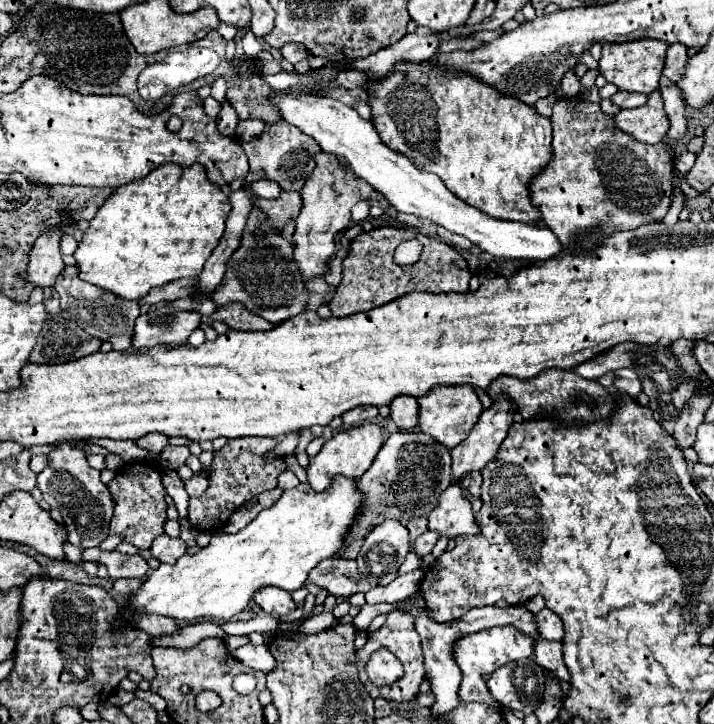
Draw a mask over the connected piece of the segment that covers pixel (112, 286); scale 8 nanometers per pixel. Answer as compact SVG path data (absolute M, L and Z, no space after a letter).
M174 163L160 165L144 179L132 181L116 189L98 209L96 217L90 221L88 231L84 233L74 253L78 277L126 301L138 301L158 285L166 285L182 277L196 277L202 271L214 247L218 245L224 233L228 213L228 197L208 181L202 165L192 165L186 169Z

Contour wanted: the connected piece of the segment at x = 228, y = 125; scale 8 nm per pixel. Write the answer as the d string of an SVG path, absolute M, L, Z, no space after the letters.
M224 99L224 107L218 113L220 115L220 127L224 127L224 135L232 135L236 133L236 125L238 125L238 117L236 111L232 109L232 105L228 103L228 99Z

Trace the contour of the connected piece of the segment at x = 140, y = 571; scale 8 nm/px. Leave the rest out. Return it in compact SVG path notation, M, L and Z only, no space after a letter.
M86 549L84 561L100 561L108 567L110 579L122 579L122 577L136 577L144 579L150 571L146 559L140 555L122 555L118 551L104 551L104 549Z

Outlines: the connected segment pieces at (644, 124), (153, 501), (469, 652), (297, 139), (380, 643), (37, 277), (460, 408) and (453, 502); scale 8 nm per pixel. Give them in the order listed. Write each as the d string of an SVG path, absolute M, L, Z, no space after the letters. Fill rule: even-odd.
M654 91L646 105L634 107L634 109L622 109L614 117L614 125L622 129L624 133L632 135L640 143L656 145L660 143L668 133L668 117L662 107L662 97L658 91Z
M136 461L120 469L114 477L114 481L108 485L116 509L114 517L110 521L110 531L124 535L124 539L138 549L150 549L152 541L164 533L164 521L166 521L166 501L164 501L164 487L160 481L160 471L152 461Z
M512 625L506 627L492 627L492 629L484 629L480 633L470 633L460 637L454 643L454 661L462 671L462 683L458 689L458 697L460 701L480 701L480 703L494 703L492 695L486 689L484 683L484 675L494 673L498 667L510 663L510 661L518 661L524 657L530 657L534 653L534 643L526 633L520 633L518 629L512 629Z
M278 121L272 125L266 125L262 135L256 141L244 143L244 151L250 161L250 173L246 181L258 181L258 179L270 179L280 185L284 191L300 191L306 179L312 175L316 163L314 153L320 151L320 145L294 125L288 125L286 121Z
M396 609L390 611L386 623L380 627L378 633L374 633L374 635L368 637L366 647L364 647L362 651L356 651L356 657L358 657L360 681L362 681L362 685L366 687L366 691L370 693L372 699L382 697L382 699L386 699L386 701L412 701L412 699L418 695L418 687L420 687L420 683L424 681L424 655L422 655L422 647L420 647L420 635L418 635L416 629L414 629L414 619L412 619L412 615L402 613L400 609L398 609L398 611L396 611ZM380 647L384 647L384 649L388 649L390 653L394 653L394 655L402 661L402 665L404 665L404 675L402 675L400 681L396 681L394 687L392 687L392 685L390 685L390 687L384 685L384 687L378 689L378 685L372 685L372 683L368 681L366 673L364 673L364 665L368 663L368 657L370 657L376 649L380 649Z
M48 229L34 241L26 277L34 287L52 287L56 277L64 269L64 261L60 255L60 237L62 233L58 229Z
M464 385L436 387L430 393L426 393L424 397L420 397L418 403L420 403L420 429L424 433L432 435L442 445L446 445L448 449L456 447L458 443L462 443L468 437L468 433L472 431L472 427L476 425L476 421L484 409L476 391L472 387L464 387Z
M450 485L438 499L438 505L428 515L428 529L446 537L474 535L478 525L472 513L472 505L466 499L460 485Z

